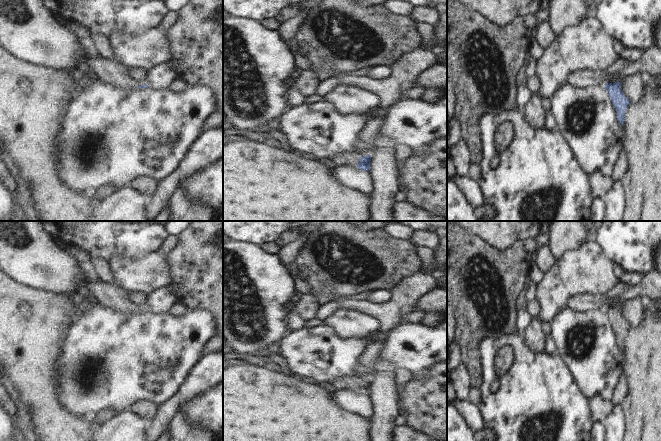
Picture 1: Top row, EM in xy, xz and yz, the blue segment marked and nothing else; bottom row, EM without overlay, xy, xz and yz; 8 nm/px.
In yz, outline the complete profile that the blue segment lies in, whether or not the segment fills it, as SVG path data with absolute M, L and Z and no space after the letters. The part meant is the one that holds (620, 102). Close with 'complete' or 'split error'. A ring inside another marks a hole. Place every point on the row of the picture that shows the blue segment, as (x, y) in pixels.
M620 82L606 83L605 88L611 98L614 108L616 109L618 121L624 125L625 113L631 102L622 92Z; complete

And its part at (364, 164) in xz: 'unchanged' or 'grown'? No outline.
grown

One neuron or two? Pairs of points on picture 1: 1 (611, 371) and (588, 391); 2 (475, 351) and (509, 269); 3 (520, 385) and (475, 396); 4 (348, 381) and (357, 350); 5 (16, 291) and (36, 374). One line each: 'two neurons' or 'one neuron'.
1: one neuron
2: one neuron
3: two neurons
4: two neurons
5: one neuron

